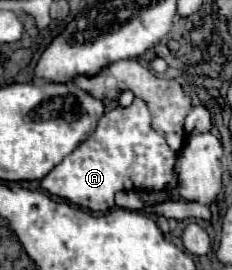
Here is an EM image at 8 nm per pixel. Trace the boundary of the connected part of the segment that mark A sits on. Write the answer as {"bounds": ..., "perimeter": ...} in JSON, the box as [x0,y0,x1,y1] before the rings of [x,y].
{"bounds":[41,99,175,211],"perimeter":[[[135,99],[129,109],[113,109],[105,113],[85,143],[67,155],[45,179],[41,187],[61,199],[67,199],[81,209],[109,211],[117,191],[151,191],[173,187],[175,159],[165,139],[149,127],[149,109],[141,99]]]}

